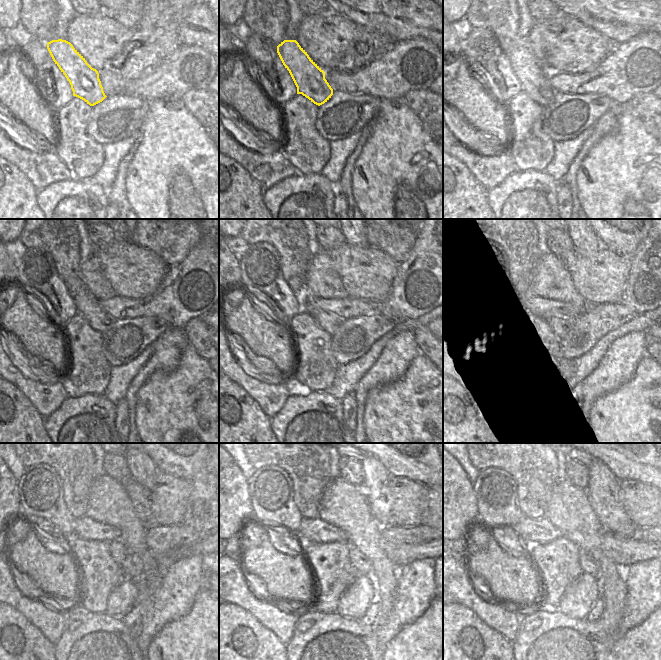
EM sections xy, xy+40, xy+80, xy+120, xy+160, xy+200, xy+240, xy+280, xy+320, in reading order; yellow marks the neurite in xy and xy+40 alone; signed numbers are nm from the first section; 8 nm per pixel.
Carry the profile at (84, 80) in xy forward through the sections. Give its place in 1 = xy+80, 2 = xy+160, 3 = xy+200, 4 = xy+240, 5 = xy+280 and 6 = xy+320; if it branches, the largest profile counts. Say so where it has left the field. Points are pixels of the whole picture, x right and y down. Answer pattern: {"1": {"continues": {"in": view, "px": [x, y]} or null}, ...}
{"1": {"continues": {"in": "xy+80", "px": [534, 83]}}, "2": {"continues": {"in": "xy+160", "px": [328, 321]}}, "3": {"continues": {"in": "xy+200", "px": [559, 325]}}, "4": {"continues": {"in": "xy+240", "px": [132, 566]}}, "5": {"continues": {"in": "xy+280", "px": [360, 562]}}, "6": {"continues": {"in": "xy+320", "px": [588, 564]}}}

